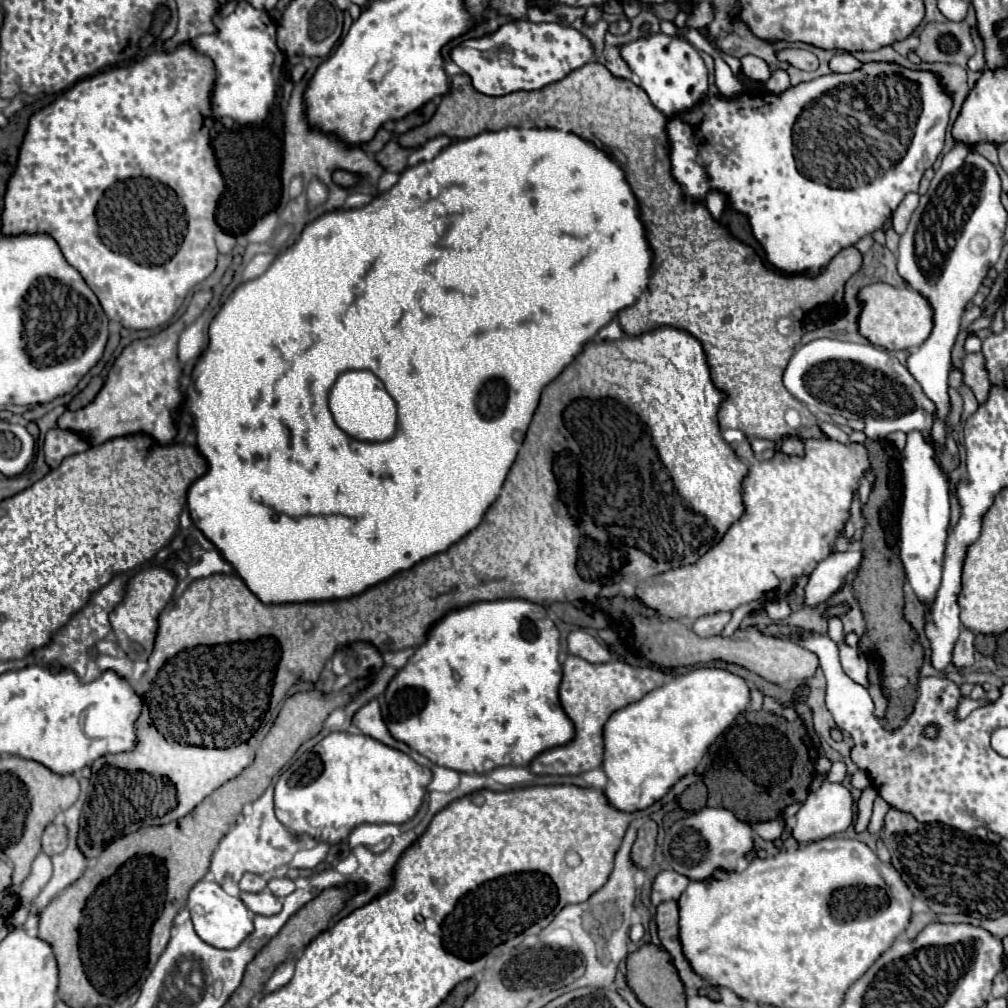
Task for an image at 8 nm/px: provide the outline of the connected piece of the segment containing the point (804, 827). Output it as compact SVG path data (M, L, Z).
M822 776L822 784L818 790L812 790L806 798L806 802L800 806L796 814L796 824L792 828L792 834L798 842L814 842L822 840L834 834L844 832L854 822L854 798L852 792L836 782L828 782L826 776Z

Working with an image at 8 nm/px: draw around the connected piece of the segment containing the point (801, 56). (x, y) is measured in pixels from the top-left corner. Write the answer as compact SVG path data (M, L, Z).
M784 48L784 50L778 50L776 58L782 60L782 62L788 62L788 64L800 68L800 70L808 70L808 68L816 68L818 66L816 56L808 54L808 50L802 50L802 48Z

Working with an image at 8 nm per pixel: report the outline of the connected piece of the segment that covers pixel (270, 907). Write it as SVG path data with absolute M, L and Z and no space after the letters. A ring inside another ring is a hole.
M268 890L256 892L256 894L252 894L252 892L240 892L240 900L254 914L272 916L272 914L278 914L278 910L282 910L282 902L274 894L270 894Z

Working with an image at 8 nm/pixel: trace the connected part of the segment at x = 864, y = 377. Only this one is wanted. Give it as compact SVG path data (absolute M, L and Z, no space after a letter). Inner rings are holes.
M820 338L800 346L784 372L784 386L810 408L812 402L818 402L818 410L826 414L840 414L854 420L858 416L866 424L864 434L872 440L886 438L896 430L918 430L928 444L932 442L930 432L936 418L934 402L922 392L920 384L898 358L872 344ZM856 402L860 402L860 406Z

